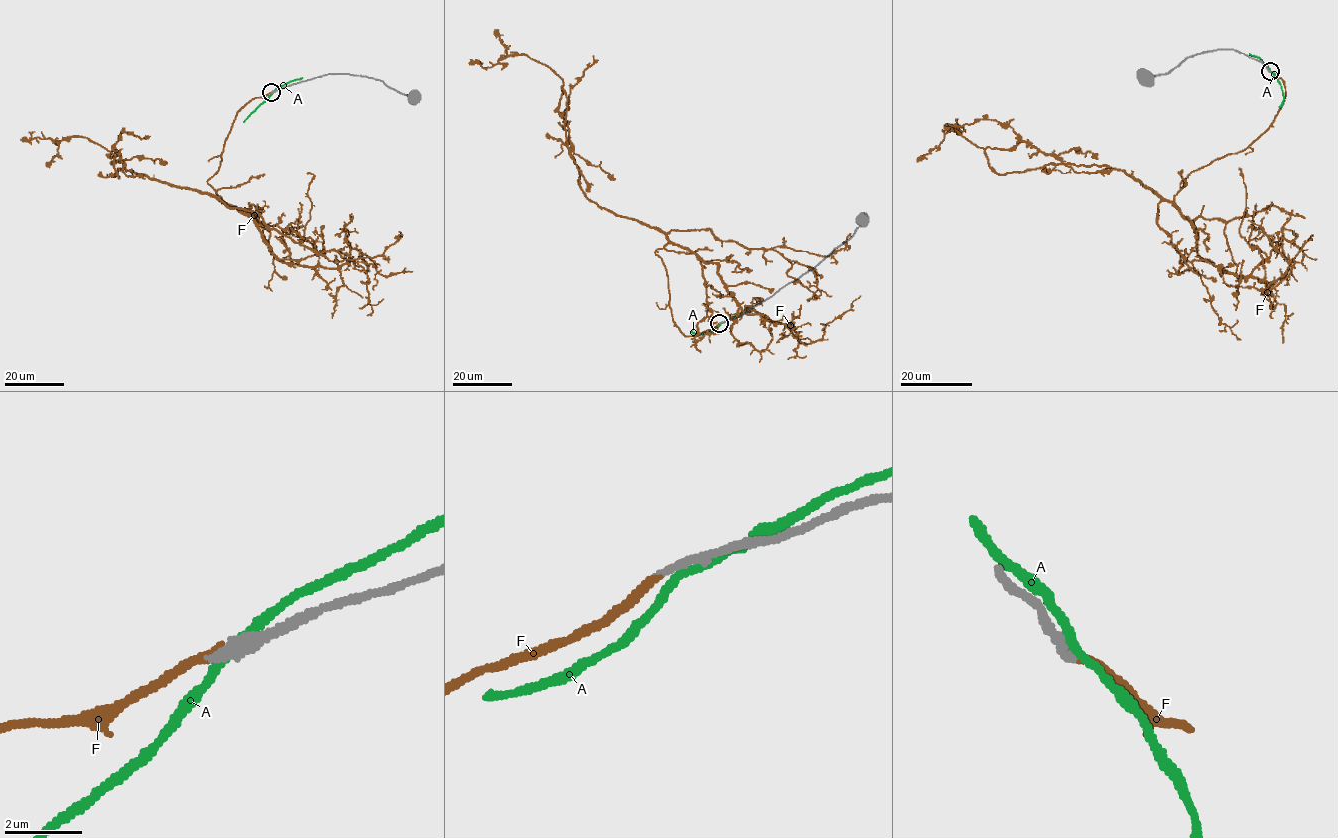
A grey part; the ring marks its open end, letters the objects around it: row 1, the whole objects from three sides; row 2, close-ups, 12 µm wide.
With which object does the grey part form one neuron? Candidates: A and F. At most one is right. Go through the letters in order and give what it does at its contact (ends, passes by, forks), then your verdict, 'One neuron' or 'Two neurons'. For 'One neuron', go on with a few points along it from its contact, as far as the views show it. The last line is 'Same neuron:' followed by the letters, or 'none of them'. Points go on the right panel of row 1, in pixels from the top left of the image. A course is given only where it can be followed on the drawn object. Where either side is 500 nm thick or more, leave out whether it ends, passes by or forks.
A: It passes by. Two neurons
F: It ends there. One neuron. Its course: (1270, 71), (1285, 87), (1272, 123), (1173, 200), (957, 127)
Same neuron: F

